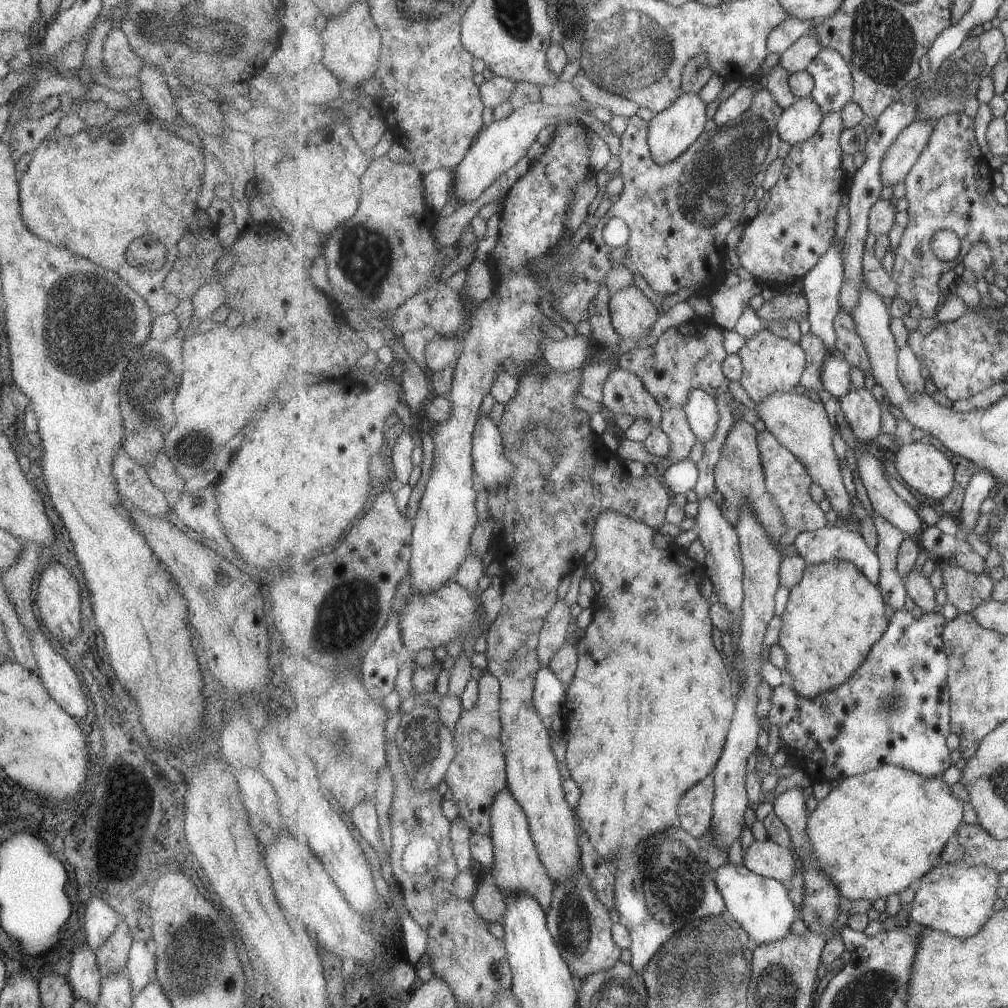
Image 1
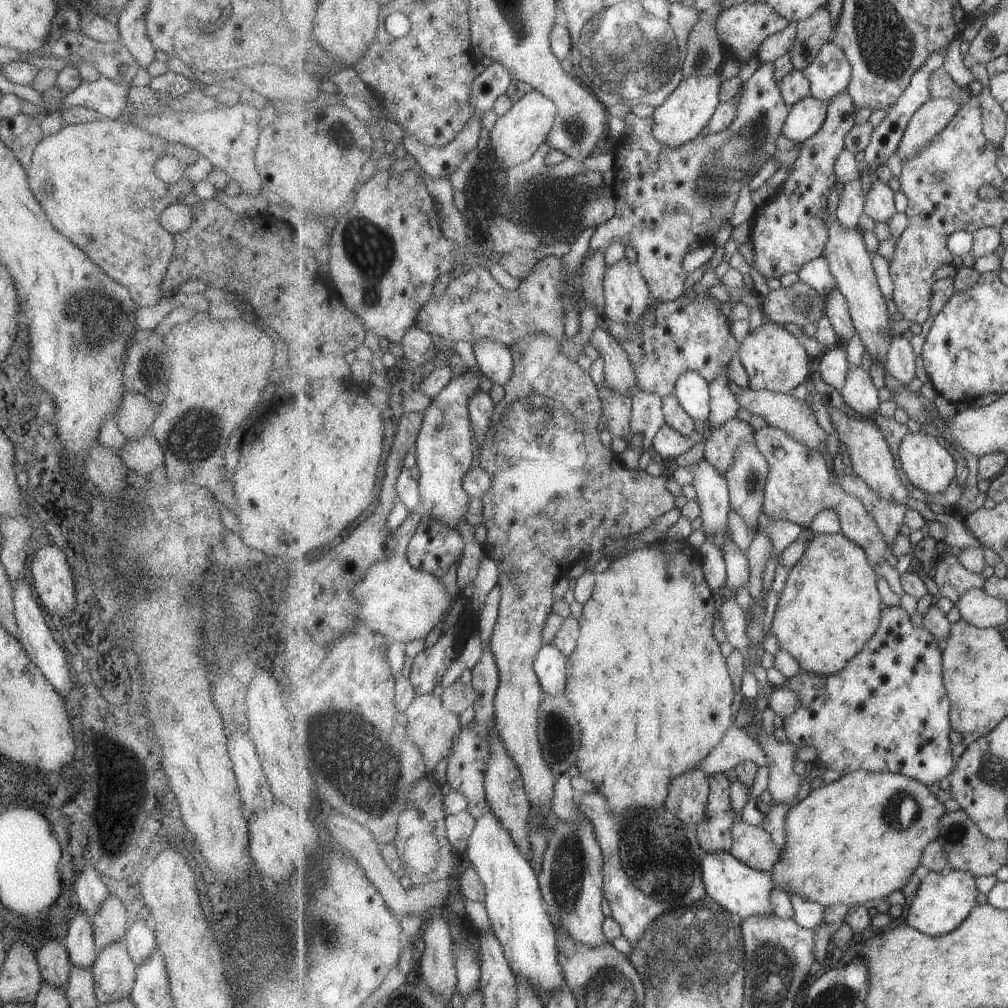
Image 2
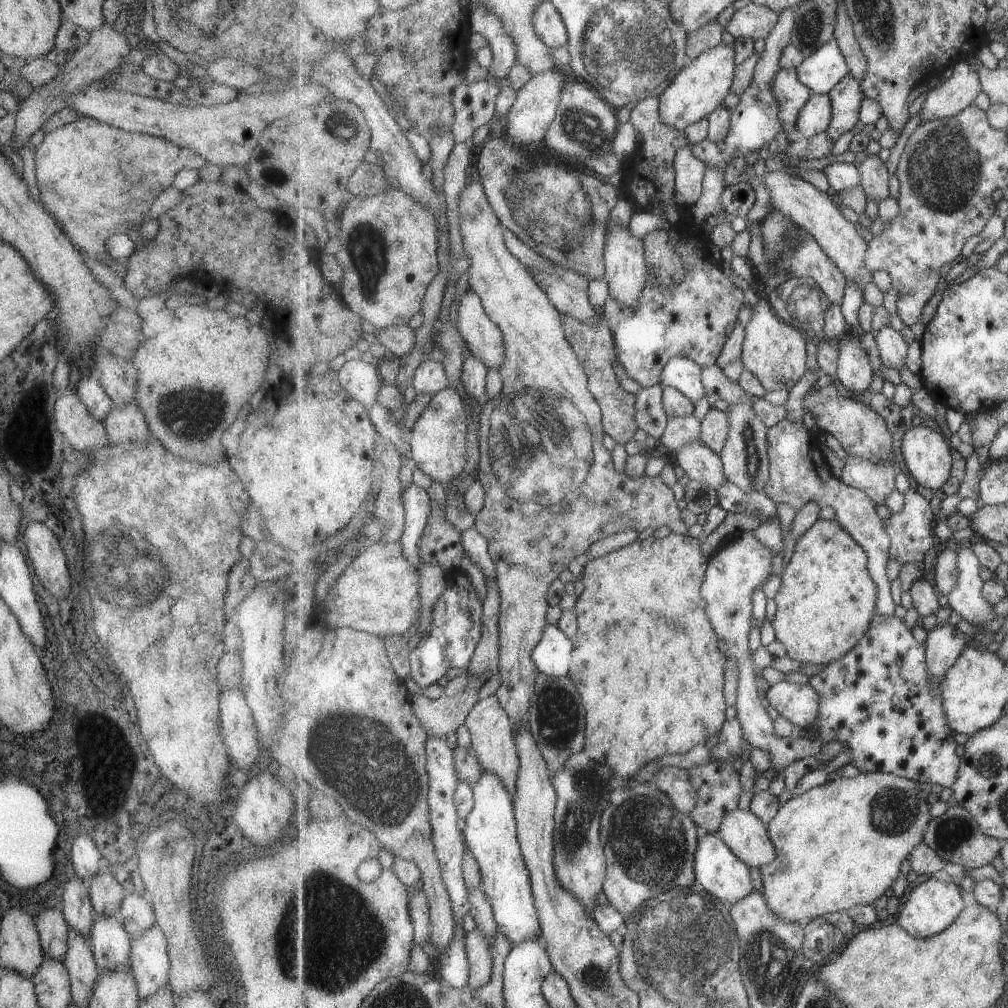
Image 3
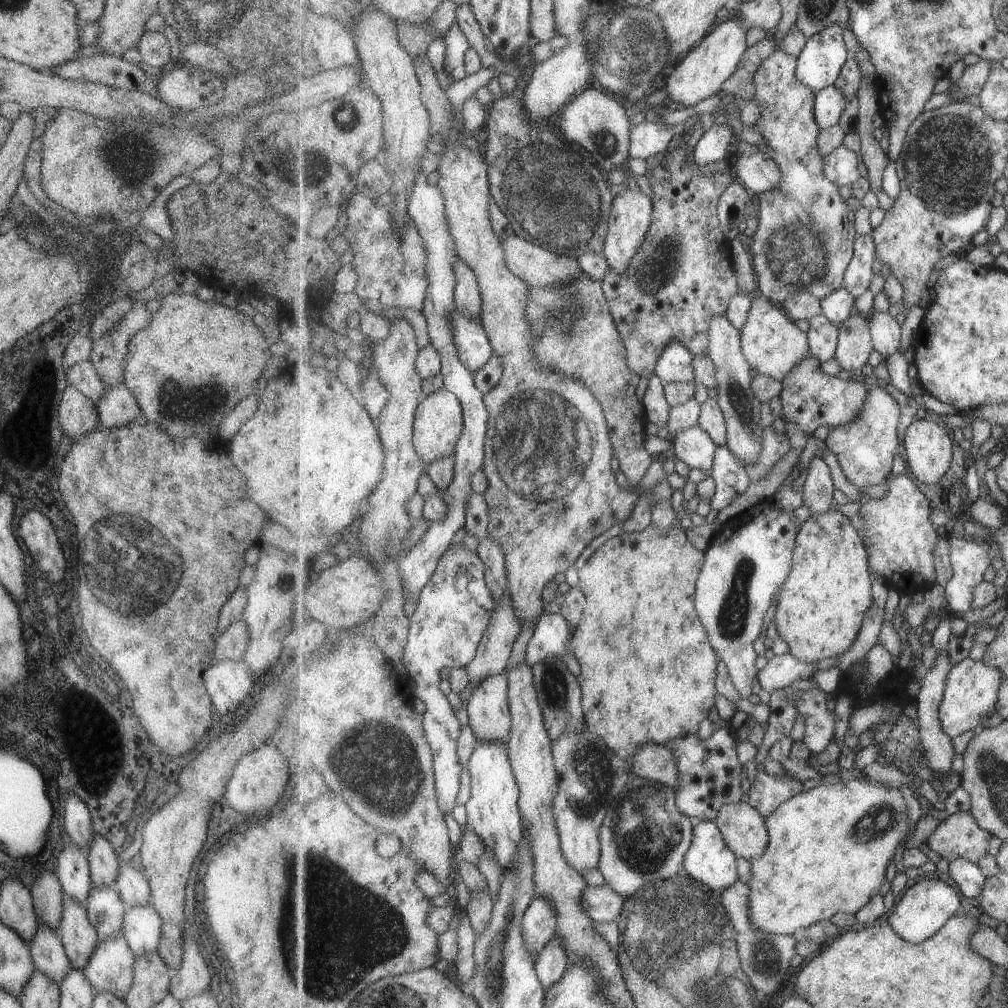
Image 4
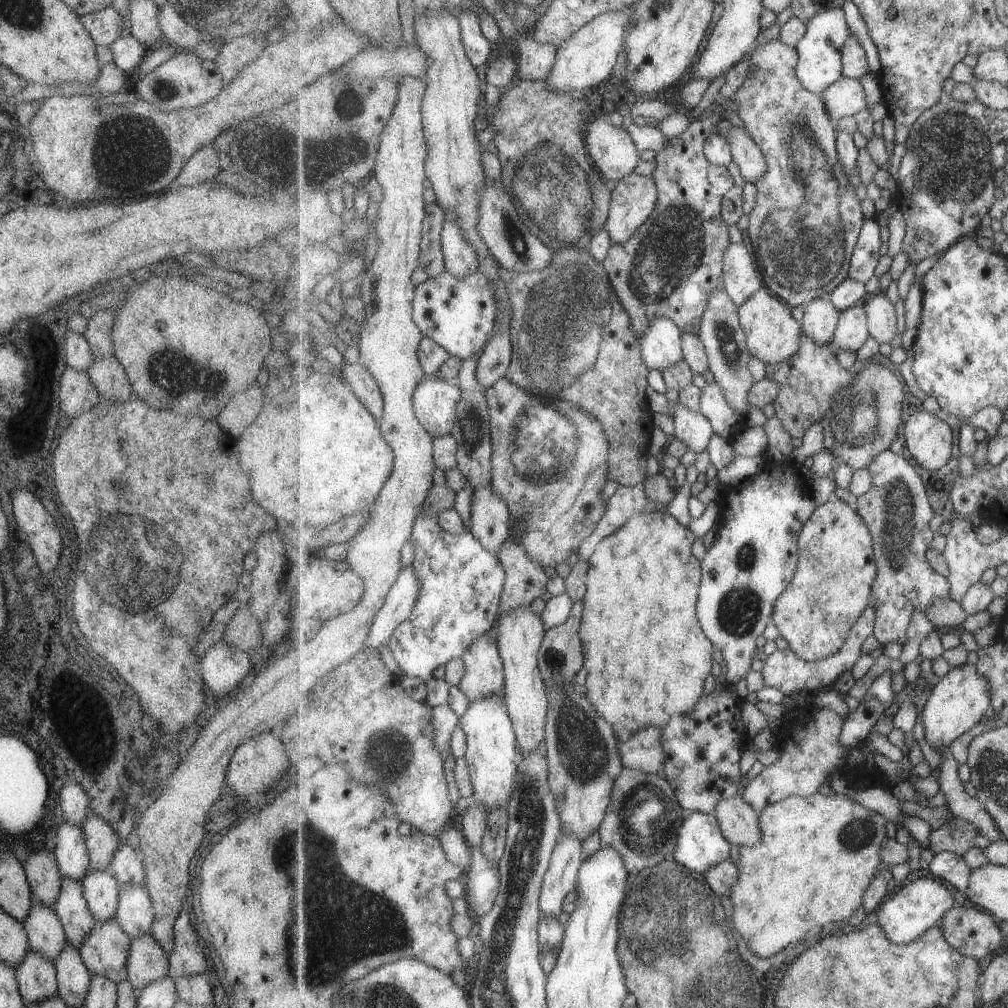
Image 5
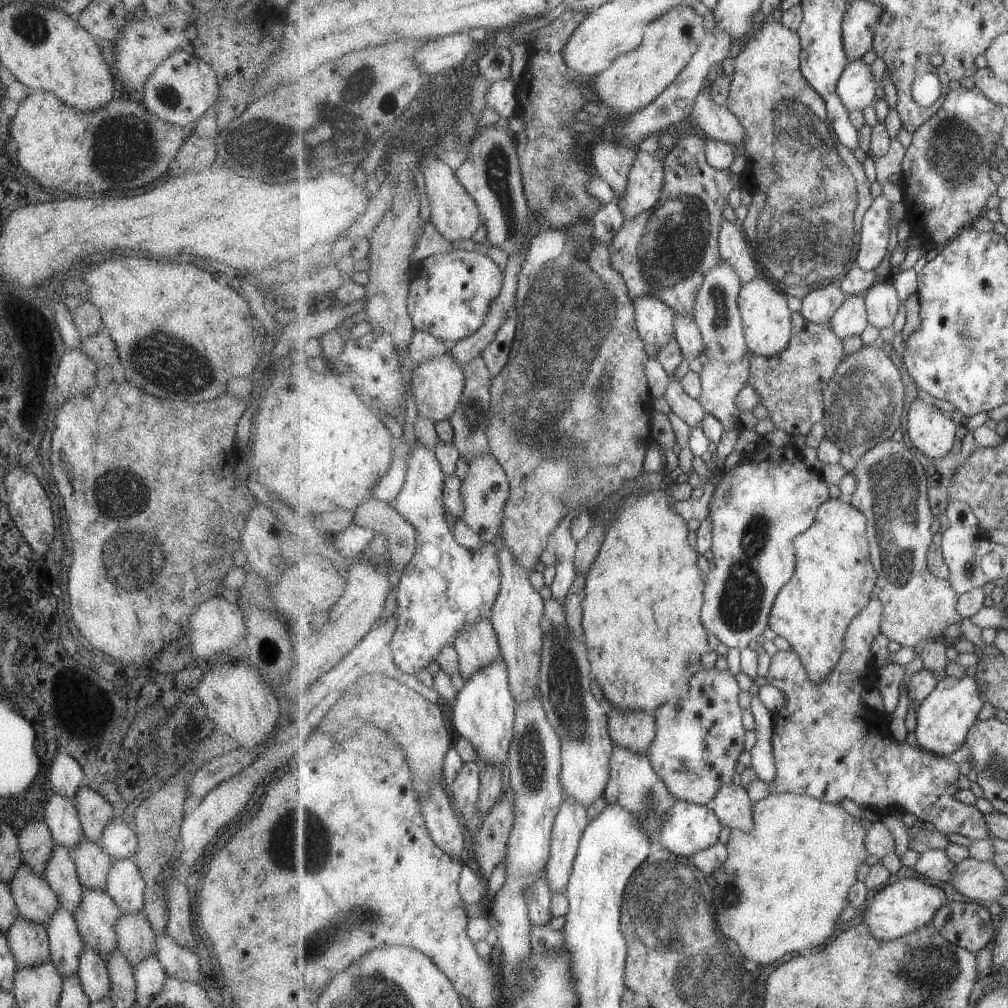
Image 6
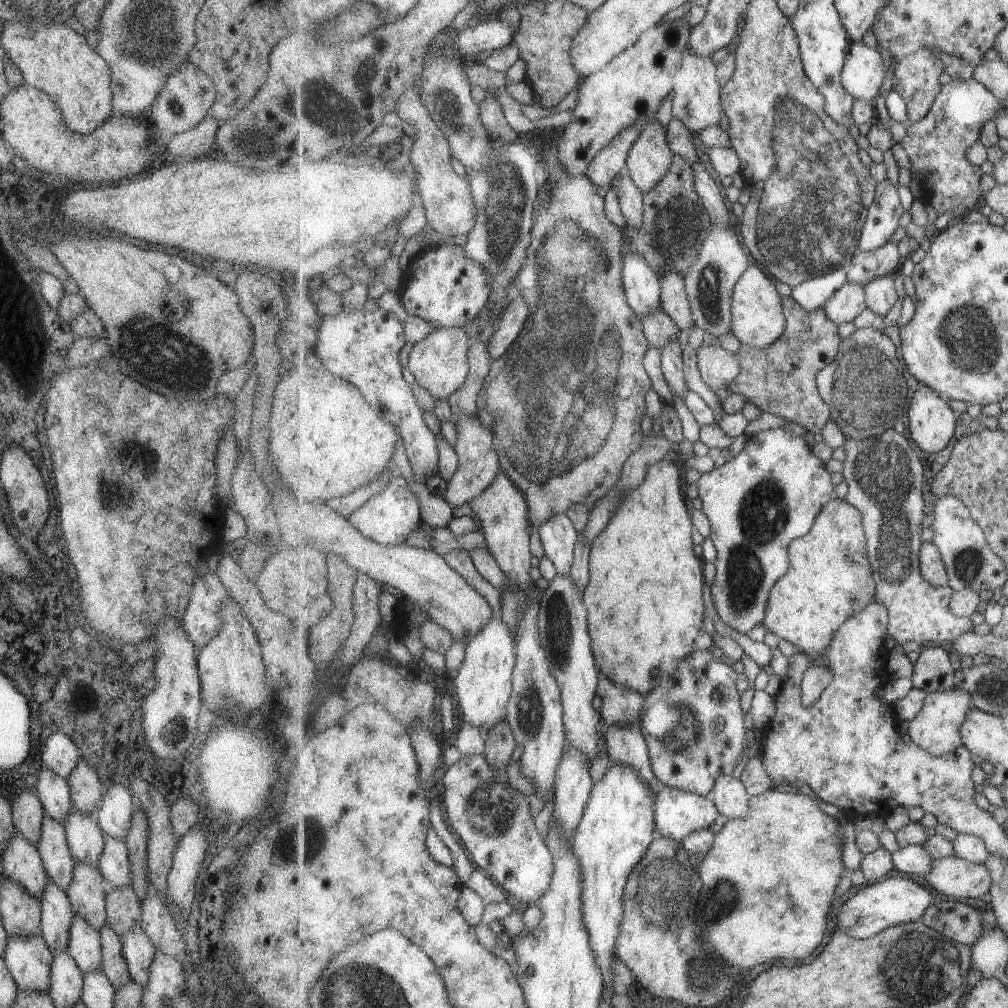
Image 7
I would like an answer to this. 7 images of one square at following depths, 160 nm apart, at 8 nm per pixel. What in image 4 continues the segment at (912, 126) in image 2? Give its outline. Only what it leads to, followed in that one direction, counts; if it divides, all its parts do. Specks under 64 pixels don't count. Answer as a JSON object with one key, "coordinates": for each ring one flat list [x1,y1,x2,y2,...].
{"coordinates":[[980,59,975,65,969,65,958,82,952,81,950,93,953,103,966,101,969,96,979,96,991,74,992,61]]}

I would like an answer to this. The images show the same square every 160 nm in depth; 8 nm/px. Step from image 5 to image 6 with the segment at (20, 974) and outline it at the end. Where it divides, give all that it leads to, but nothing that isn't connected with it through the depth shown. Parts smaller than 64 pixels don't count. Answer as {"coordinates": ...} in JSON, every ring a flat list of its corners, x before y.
{"coordinates":[[18,914,5,936,19,969,38,967,50,960,48,936,43,925,27,922]]}

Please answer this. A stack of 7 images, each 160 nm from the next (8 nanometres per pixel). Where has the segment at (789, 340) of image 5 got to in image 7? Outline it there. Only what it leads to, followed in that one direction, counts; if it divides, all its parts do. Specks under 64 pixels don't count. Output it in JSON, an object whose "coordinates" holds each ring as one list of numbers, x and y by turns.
{"coordinates":[[751,262,745,274,739,279,734,290,732,306,734,316,734,336,749,346,766,349,783,336,787,328,784,298,777,290,776,281,759,264]]}

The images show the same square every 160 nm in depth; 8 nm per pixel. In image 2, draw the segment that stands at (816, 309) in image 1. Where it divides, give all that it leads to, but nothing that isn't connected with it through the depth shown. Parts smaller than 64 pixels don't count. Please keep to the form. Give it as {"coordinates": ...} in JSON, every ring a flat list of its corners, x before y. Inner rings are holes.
{"coordinates":[[862,176,852,183,843,184,843,192,838,203,837,215,840,223,853,230,866,223,866,194,862,186],[825,256,808,262,800,270,799,279,815,288,825,303,828,302,829,295,839,288,836,276,830,269,829,259]]}

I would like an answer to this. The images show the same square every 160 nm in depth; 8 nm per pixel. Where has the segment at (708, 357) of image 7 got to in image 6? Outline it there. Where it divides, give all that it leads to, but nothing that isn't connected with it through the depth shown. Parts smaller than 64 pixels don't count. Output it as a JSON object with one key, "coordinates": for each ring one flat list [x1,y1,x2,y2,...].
{"coordinates":[[708,359,700,373,702,395,699,400,706,412,718,418,726,430,742,428,738,394,748,385,750,376,749,359,733,365]]}

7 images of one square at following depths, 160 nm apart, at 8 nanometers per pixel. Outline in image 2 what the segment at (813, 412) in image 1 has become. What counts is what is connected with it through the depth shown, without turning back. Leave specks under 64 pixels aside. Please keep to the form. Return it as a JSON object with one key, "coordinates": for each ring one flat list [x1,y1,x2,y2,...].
{"coordinates":[[751,388,741,390,736,397,747,411,763,417,769,425,783,429,791,438,798,440,801,444,820,453,825,449,828,434,819,426,819,422,817,422,817,418,815,418,815,414,813,414,813,410,811,410,806,399,797,399,791,393,778,393,769,389,754,391]]}

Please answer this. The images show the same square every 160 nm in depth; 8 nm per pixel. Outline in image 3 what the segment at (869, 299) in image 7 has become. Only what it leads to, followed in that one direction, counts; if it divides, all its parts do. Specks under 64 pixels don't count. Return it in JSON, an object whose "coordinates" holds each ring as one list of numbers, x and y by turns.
{"coordinates":[[883,326,875,338,880,358,885,367,899,371,906,367,905,360,909,354,910,344,905,342,901,331,897,332,895,328]]}

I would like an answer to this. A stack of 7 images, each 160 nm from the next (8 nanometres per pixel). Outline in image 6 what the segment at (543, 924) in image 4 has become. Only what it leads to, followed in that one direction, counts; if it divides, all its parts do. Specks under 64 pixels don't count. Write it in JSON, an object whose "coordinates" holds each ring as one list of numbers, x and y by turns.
{"coordinates":[[574,798,564,799,554,822,550,861,546,866,553,894,565,892,570,884,580,842,589,823,587,809,581,803]]}

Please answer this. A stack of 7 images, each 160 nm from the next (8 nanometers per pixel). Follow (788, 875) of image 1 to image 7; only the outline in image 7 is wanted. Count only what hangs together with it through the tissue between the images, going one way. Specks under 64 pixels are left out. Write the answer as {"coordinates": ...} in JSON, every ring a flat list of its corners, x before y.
{"coordinates":[[738,774,722,775,718,784,708,794,721,815,728,819,746,819,750,817,751,797]]}

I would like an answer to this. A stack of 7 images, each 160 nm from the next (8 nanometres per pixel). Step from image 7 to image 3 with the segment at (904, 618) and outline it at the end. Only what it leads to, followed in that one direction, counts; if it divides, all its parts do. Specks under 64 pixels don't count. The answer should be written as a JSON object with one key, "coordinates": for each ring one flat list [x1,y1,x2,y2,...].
{"coordinates":[[908,490,905,493,906,505,900,513,891,512,890,518,885,521,887,532,890,534,890,558,895,559,901,564,916,563,925,560,925,554,929,552,929,548,938,547,939,543,933,530,933,513,934,508,929,504,929,500,925,500,921,494,917,494,914,490]]}

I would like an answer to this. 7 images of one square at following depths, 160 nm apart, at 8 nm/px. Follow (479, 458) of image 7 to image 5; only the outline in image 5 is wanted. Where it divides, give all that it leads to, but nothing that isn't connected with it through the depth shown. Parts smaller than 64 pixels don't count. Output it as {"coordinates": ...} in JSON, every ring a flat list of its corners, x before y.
{"coordinates":[[492,484,474,489,472,502,469,533,473,533,484,547,497,555,511,536,508,504,494,494]]}

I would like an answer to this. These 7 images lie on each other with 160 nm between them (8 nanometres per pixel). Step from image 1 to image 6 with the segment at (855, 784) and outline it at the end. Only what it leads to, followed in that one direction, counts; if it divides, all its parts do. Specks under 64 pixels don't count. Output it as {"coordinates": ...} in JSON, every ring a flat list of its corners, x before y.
{"coordinates":[[773,793,757,801,754,803,754,819,755,828,751,832,746,833,741,829,731,830,729,841,726,844,730,857,713,874,717,882,714,888,714,906,721,930,729,938,739,942,739,946,741,946,745,956,749,956,753,960,759,960,761,964,773,964,773,962,781,960,787,954,801,952,801,950,813,950,813,948,819,948,821,944,825,944,829,940,829,936,833,934,833,930,837,926,837,920,845,912,847,904,851,904,850,890,858,882,857,870,867,860,867,855,869,854,866,847,868,830,864,827,860,818,847,812,845,807,840,806,838,803,826,803,809,795,793,793]]}

